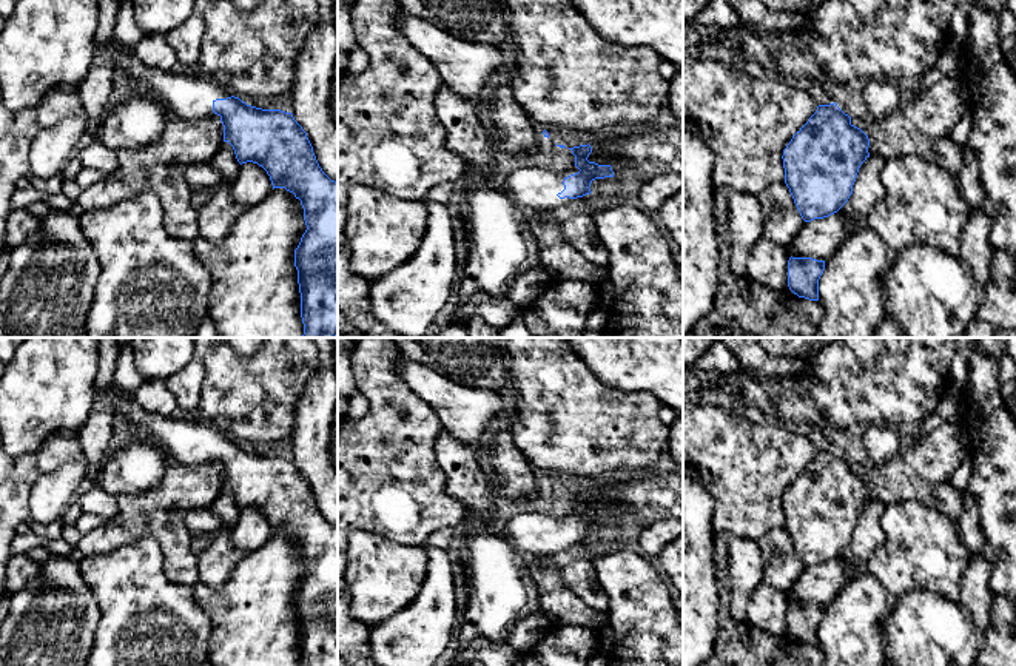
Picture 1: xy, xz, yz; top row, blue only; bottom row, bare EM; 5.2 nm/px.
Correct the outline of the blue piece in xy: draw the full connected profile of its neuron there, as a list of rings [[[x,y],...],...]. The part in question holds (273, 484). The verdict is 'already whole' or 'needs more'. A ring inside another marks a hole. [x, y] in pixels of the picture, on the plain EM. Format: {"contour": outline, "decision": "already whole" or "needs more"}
{"contour": [[[113,398],[116,413],[123,412],[126,419],[143,435],[151,436],[167,453],[170,464],[220,466],[224,487],[228,487],[237,507],[253,507],[270,521],[273,535],[285,533],[301,546],[307,570],[298,594],[294,612],[301,638],[302,666],[338,666],[338,527],[331,526],[319,512],[307,478],[291,458],[262,455],[247,450],[224,433],[187,416],[160,416],[139,407],[134,399]]], "decision": "needs more"}

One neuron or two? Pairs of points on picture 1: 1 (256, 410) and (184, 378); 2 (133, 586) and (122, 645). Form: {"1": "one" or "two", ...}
{"1": "two", "2": "one"}

